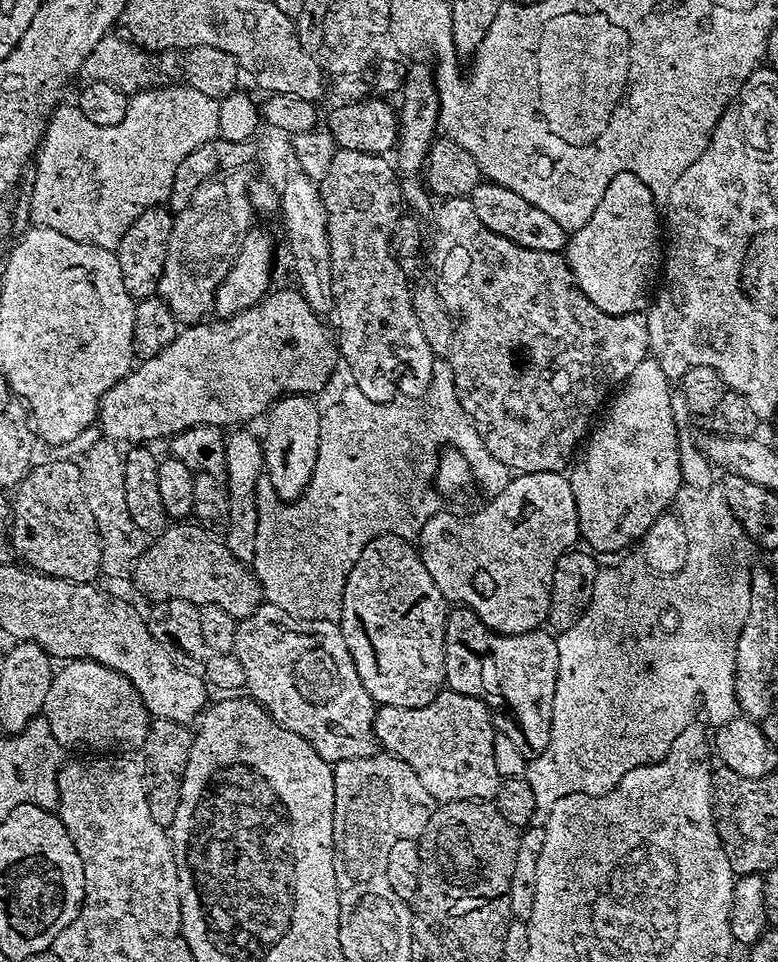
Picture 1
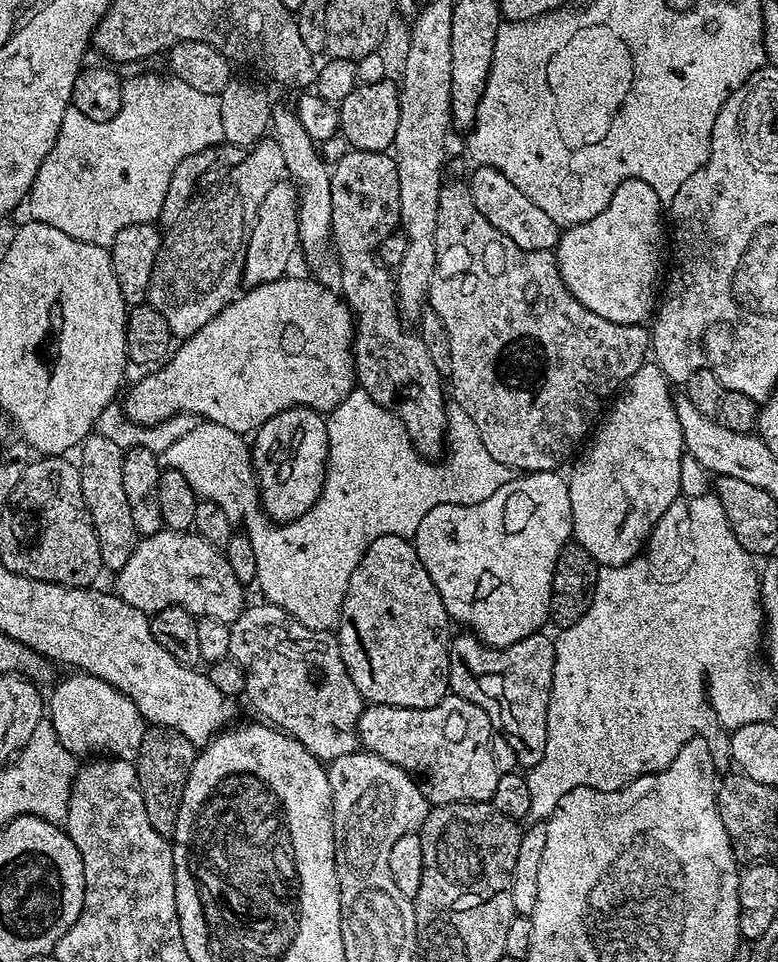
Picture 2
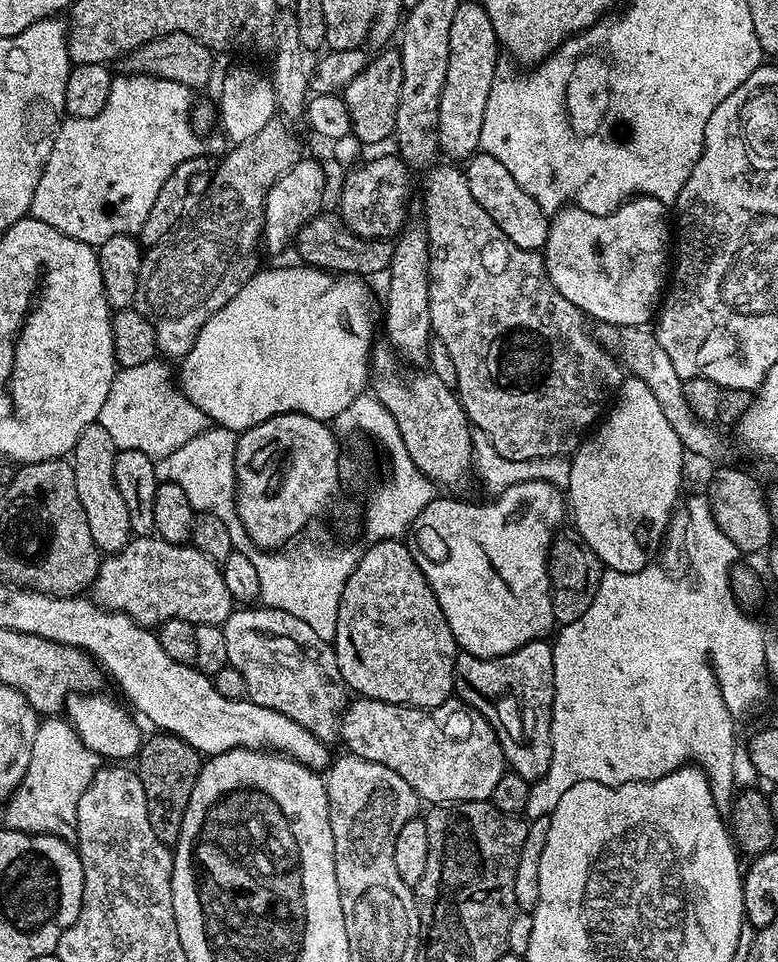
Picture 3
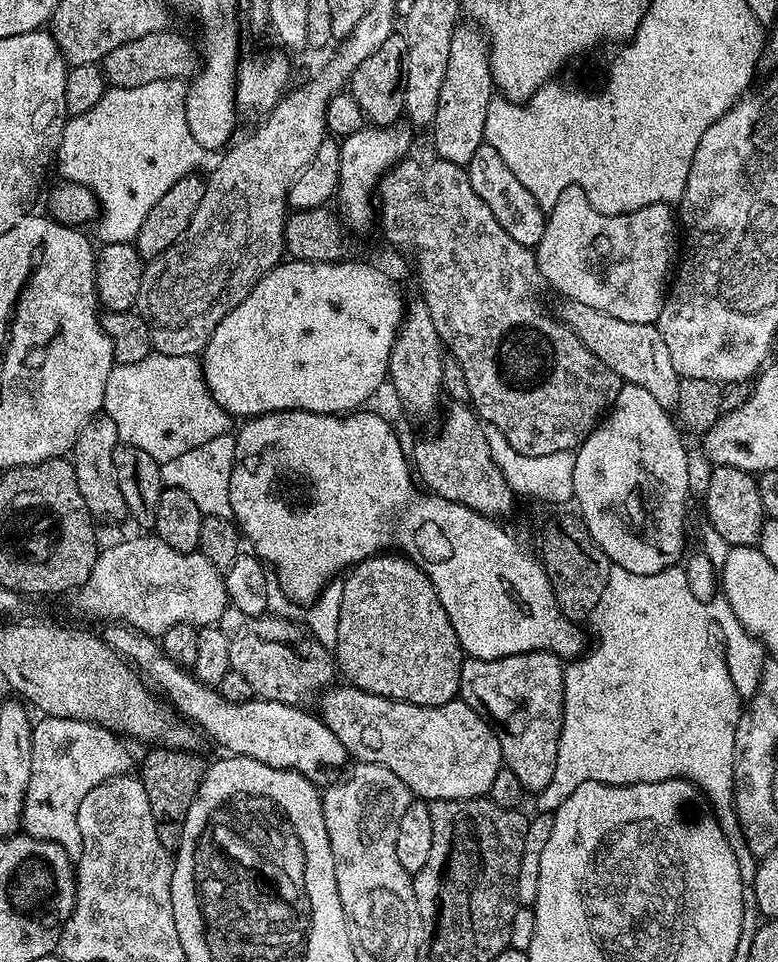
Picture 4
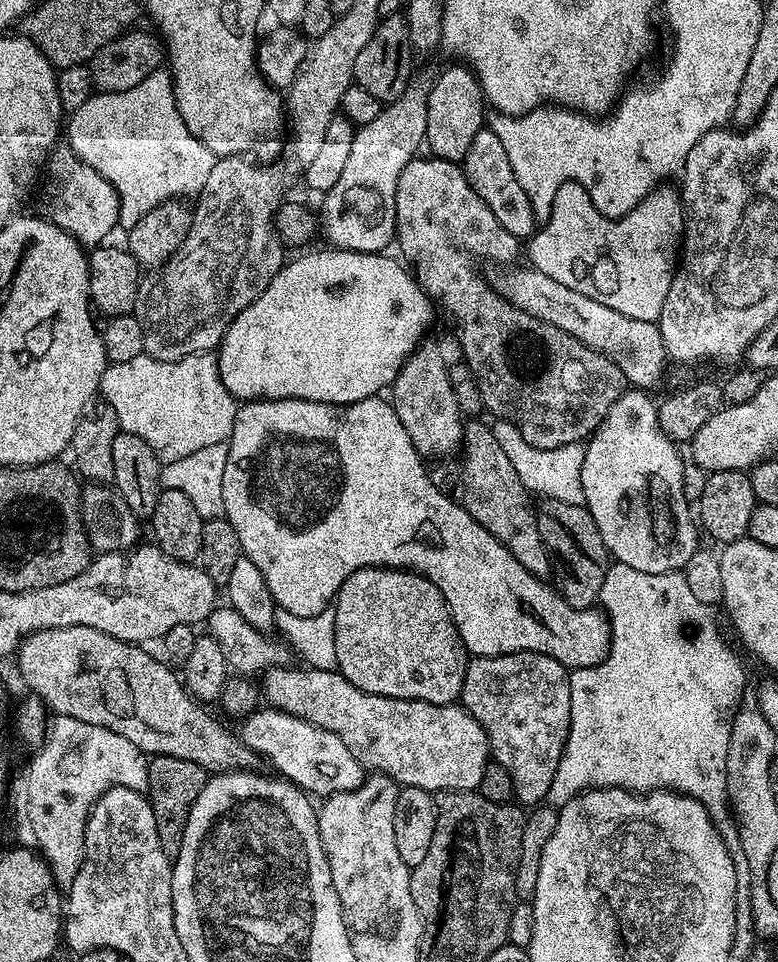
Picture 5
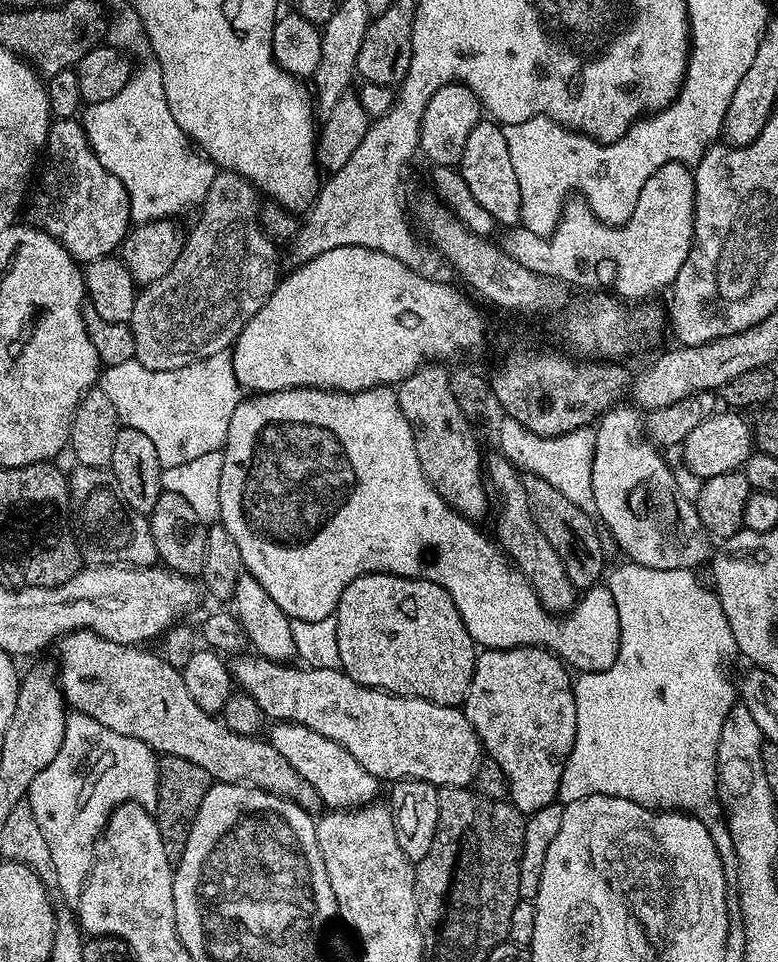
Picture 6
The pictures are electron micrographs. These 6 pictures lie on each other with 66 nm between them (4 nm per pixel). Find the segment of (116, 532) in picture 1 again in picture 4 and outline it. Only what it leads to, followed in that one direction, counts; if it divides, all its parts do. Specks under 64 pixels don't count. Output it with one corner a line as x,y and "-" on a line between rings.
97,414
89,420
86,426
82,426
70,453
74,474
78,478
78,490
82,490
82,498
86,498
86,506
91,510
97,521
120,520
128,516
126,498
122,498
122,490
118,490
118,474
114,470
114,450
120,443
118,430
115,429
114,422
105,414

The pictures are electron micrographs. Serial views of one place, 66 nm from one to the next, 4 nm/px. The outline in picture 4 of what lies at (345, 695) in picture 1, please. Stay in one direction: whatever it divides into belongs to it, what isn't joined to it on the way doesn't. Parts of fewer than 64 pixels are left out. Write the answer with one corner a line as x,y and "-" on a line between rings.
229,606
218,621
222,634
226,634
226,647
230,649
232,671
242,674
250,682
253,693
261,700
277,700
282,704
308,706
337,679
338,669
333,653
325,648
315,636
300,628
292,620
283,620
280,614
255,616

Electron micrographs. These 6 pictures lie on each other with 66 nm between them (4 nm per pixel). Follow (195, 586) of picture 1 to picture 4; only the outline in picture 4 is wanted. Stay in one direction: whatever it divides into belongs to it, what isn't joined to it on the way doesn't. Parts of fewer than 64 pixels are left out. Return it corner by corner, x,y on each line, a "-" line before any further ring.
155,534
132,536
121,544
112,544
109,548
99,549
94,570
90,578
75,593
76,604
88,616
97,616
103,622
119,622
129,628
136,628
153,638
163,637
166,630
175,624
195,624
212,626
222,618
228,609
228,595
224,585
224,572
215,568
201,552
183,552
166,546

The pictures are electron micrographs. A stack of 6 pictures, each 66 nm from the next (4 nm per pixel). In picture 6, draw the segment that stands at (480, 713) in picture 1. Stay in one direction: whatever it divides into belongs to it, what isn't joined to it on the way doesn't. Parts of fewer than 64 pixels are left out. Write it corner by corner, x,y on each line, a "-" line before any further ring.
259,654
244,655
237,655
233,659
237,660
231,661
233,681
239,691
250,694
250,698
258,702
269,721
301,724
322,734
322,738
338,742
338,746
354,754
354,758
358,758
358,762
362,762
362,766
366,766
366,770
370,770
377,780
421,780
440,788
467,788
475,781
476,765
482,759
482,745
474,726
470,726
459,707
451,708
417,696
397,696
394,692
367,688
354,682
354,678
347,676
340,668
288,668
292,666
279,660
268,660

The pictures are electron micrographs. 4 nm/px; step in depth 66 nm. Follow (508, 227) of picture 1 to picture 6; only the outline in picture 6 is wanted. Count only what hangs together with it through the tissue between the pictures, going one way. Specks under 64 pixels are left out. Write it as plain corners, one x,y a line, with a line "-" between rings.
484,118
474,126
474,130
470,130
470,139
466,142
466,150
462,150
458,171
470,186
470,194
474,194
478,206
483,206
486,214
495,218
497,225
516,226
521,223
522,194
518,190
514,165
510,163
510,146
506,146
506,134
499,123

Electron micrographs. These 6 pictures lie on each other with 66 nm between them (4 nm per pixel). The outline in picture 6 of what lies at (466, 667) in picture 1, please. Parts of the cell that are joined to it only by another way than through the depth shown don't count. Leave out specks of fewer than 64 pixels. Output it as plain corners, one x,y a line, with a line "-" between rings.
489,648
476,657
462,711
470,726
474,726
483,751
502,766
502,774
508,783
507,799
519,812
537,812
558,797
562,770
574,746
576,733
573,683
573,673
547,648

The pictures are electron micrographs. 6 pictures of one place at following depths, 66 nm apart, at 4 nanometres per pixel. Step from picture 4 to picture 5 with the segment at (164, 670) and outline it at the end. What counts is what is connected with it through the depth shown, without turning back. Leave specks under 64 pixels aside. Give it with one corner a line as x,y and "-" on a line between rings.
271,706
261,707
239,721
238,735
257,757
269,760
275,771
309,794
327,798
334,792
354,790
366,778
364,765
346,750
346,742
330,730
322,730
294,714
280,712

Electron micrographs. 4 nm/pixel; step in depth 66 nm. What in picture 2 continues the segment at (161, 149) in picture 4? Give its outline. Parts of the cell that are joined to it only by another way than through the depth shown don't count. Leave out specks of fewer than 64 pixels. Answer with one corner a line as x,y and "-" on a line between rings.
148,72
145,76
132,76
123,81
120,89
118,114
106,122
94,122
79,107
69,106
61,120
58,138
34,178
26,209
37,224
54,226
54,230
62,230
62,234
70,234
70,238
108,248
118,230
126,230
131,224
159,221
174,166
178,166
182,158
214,147
223,140
219,96
202,94
202,90
186,86
186,82
171,74
155,76

